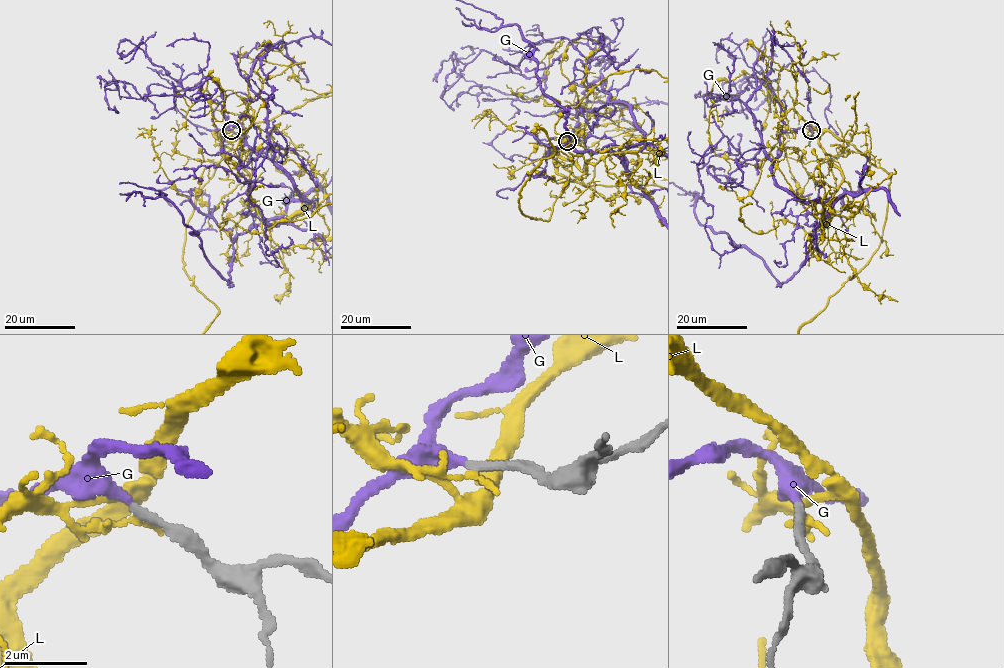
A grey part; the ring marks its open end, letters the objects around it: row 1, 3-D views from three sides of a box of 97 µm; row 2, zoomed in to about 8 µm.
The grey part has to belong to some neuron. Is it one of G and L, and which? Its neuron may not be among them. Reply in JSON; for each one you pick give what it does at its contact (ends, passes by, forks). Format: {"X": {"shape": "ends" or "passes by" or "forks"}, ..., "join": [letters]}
{"G": {"shape": "ends"}, "join": ["G"]}

